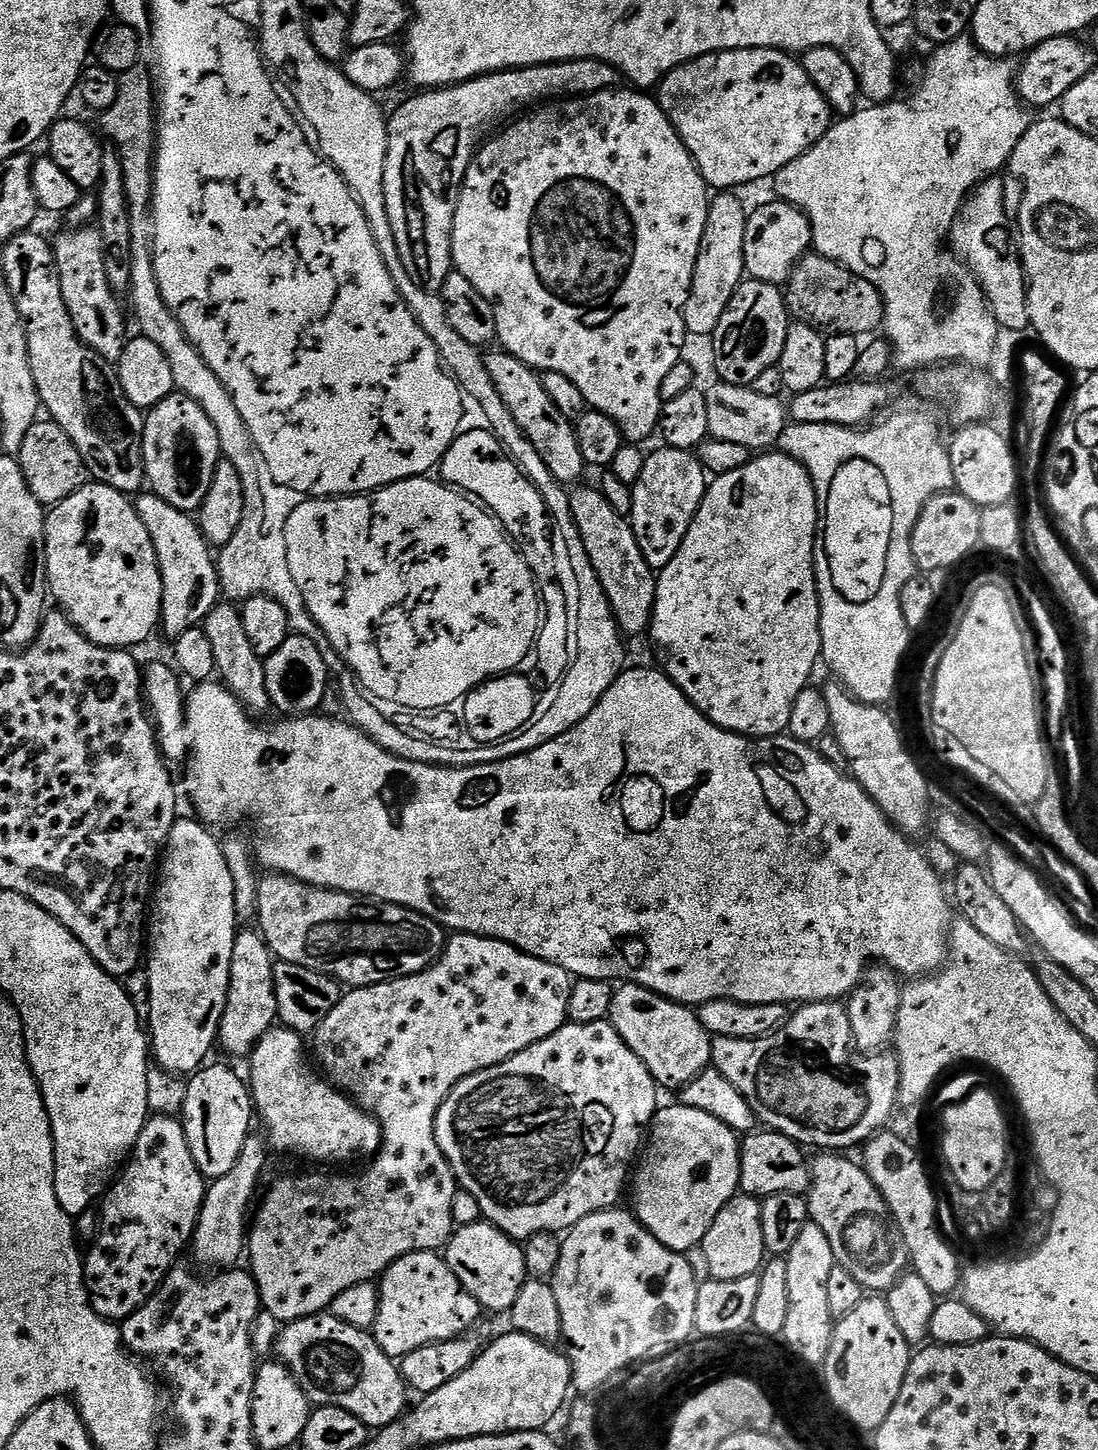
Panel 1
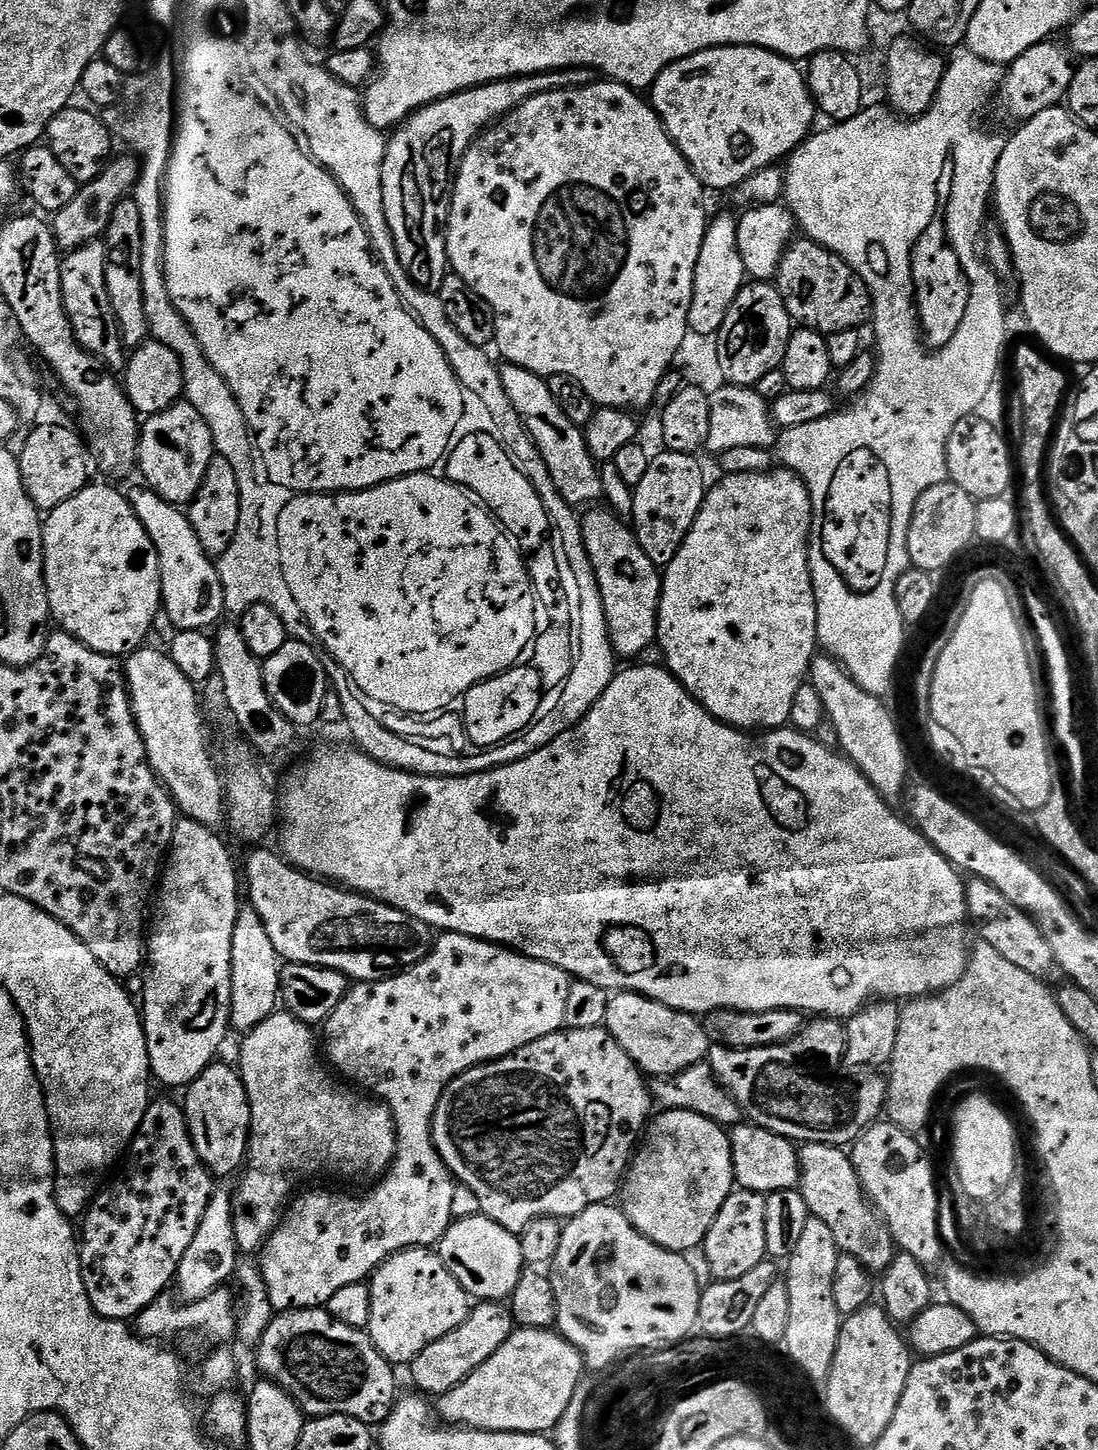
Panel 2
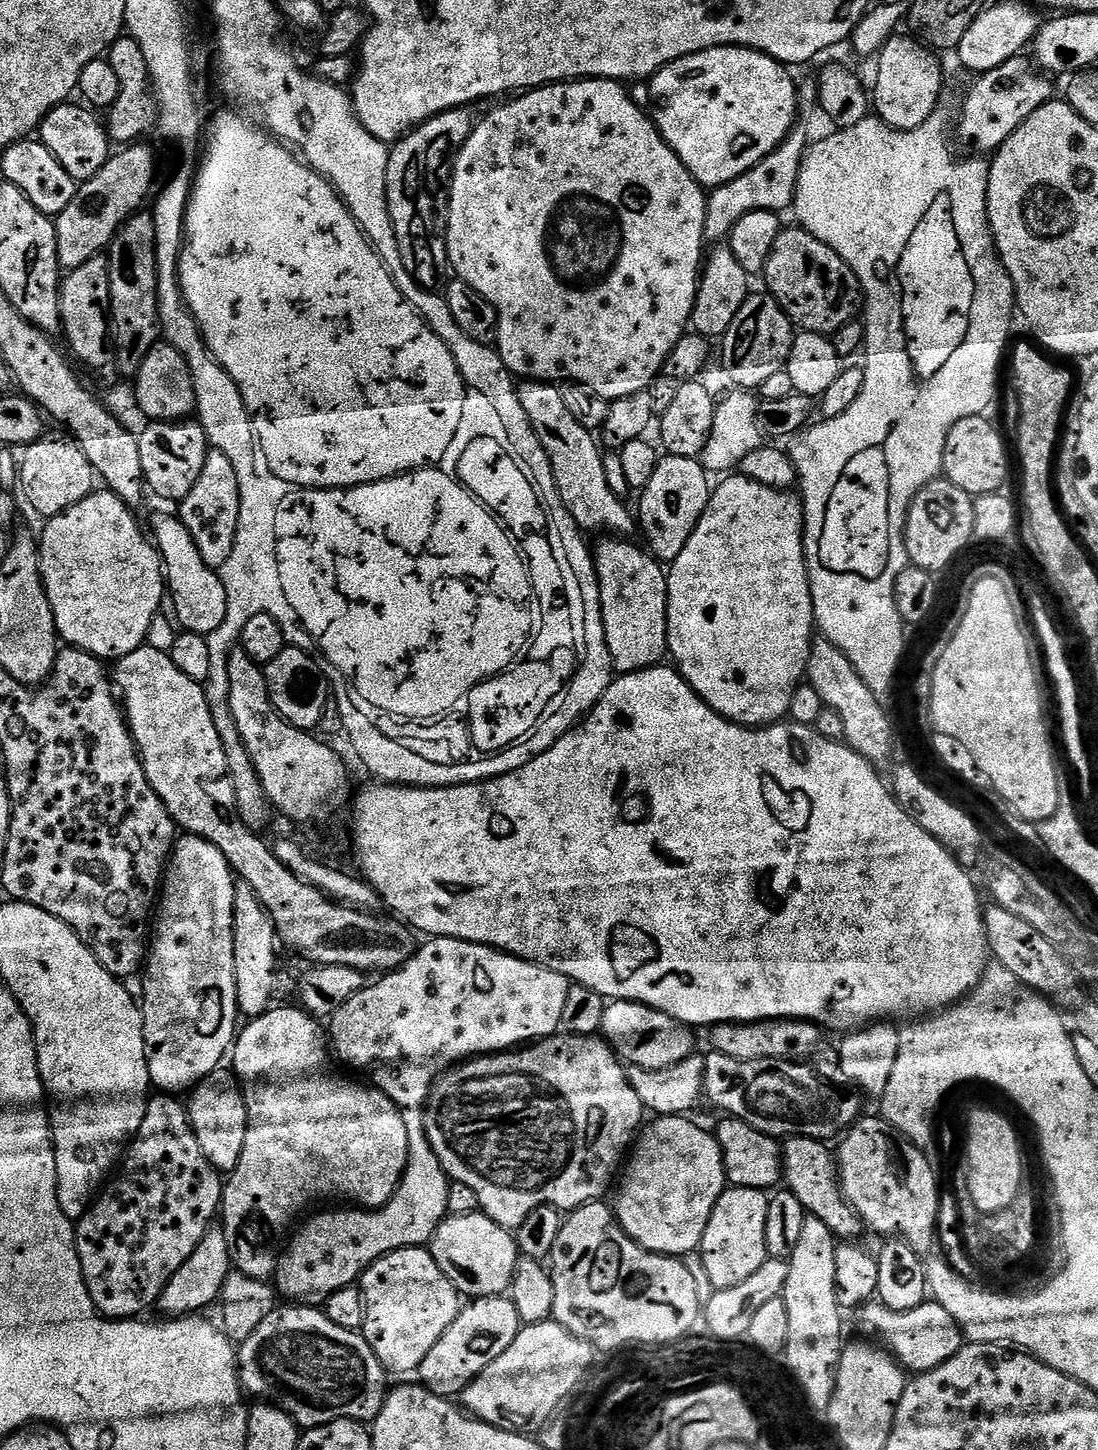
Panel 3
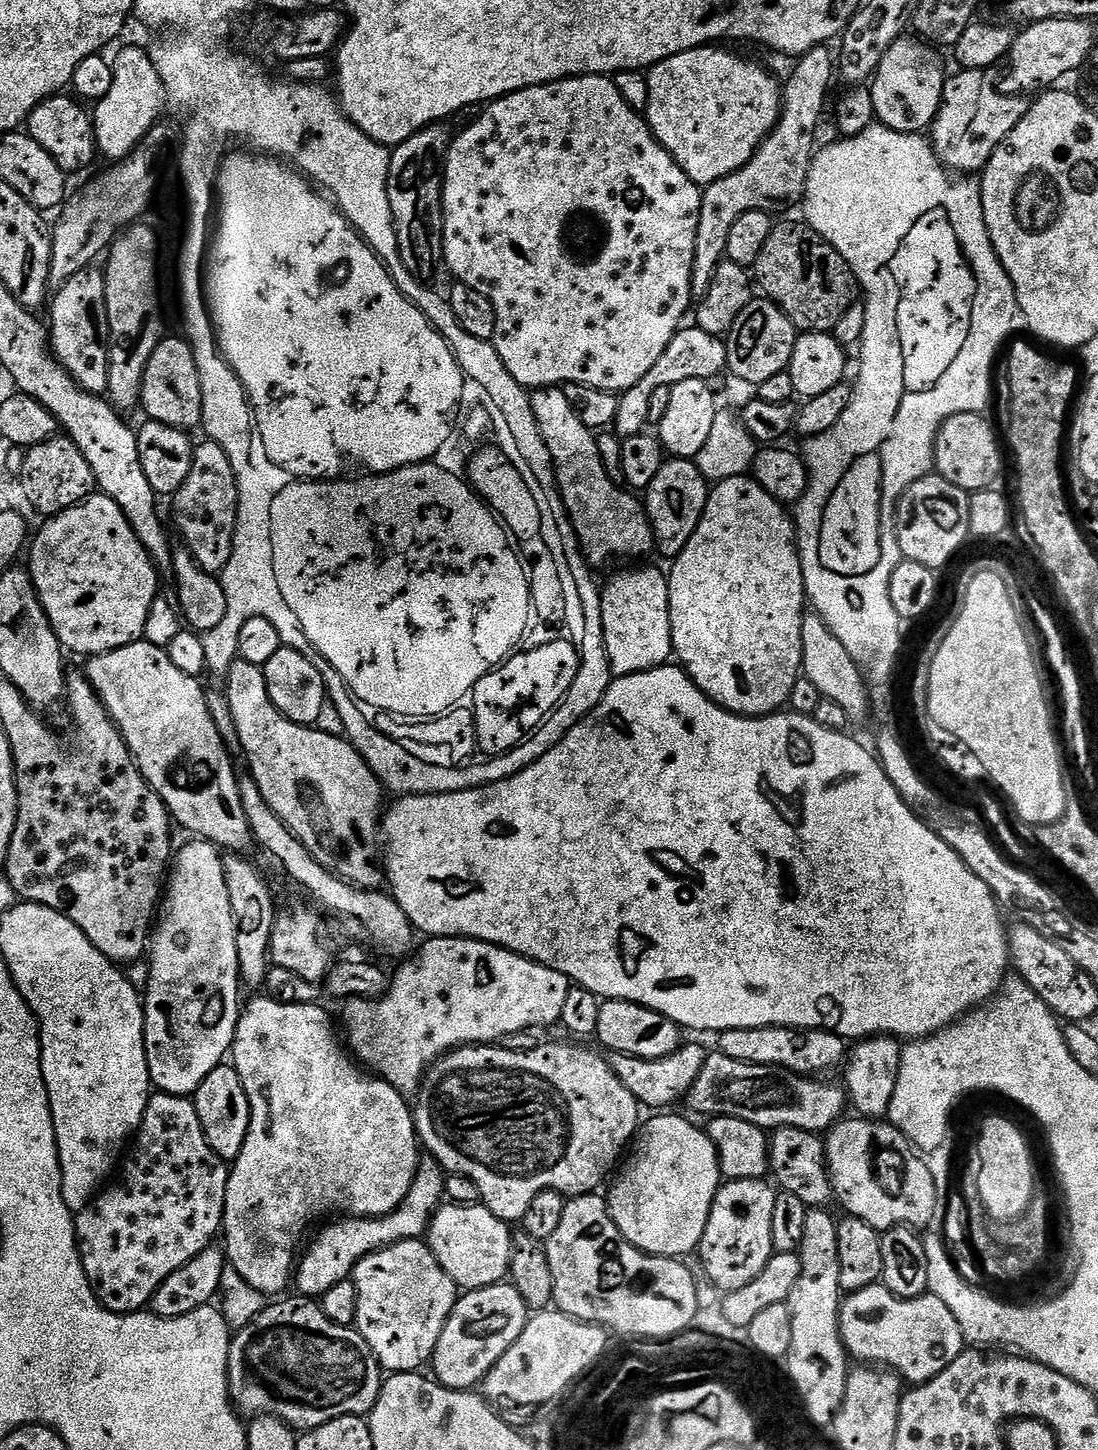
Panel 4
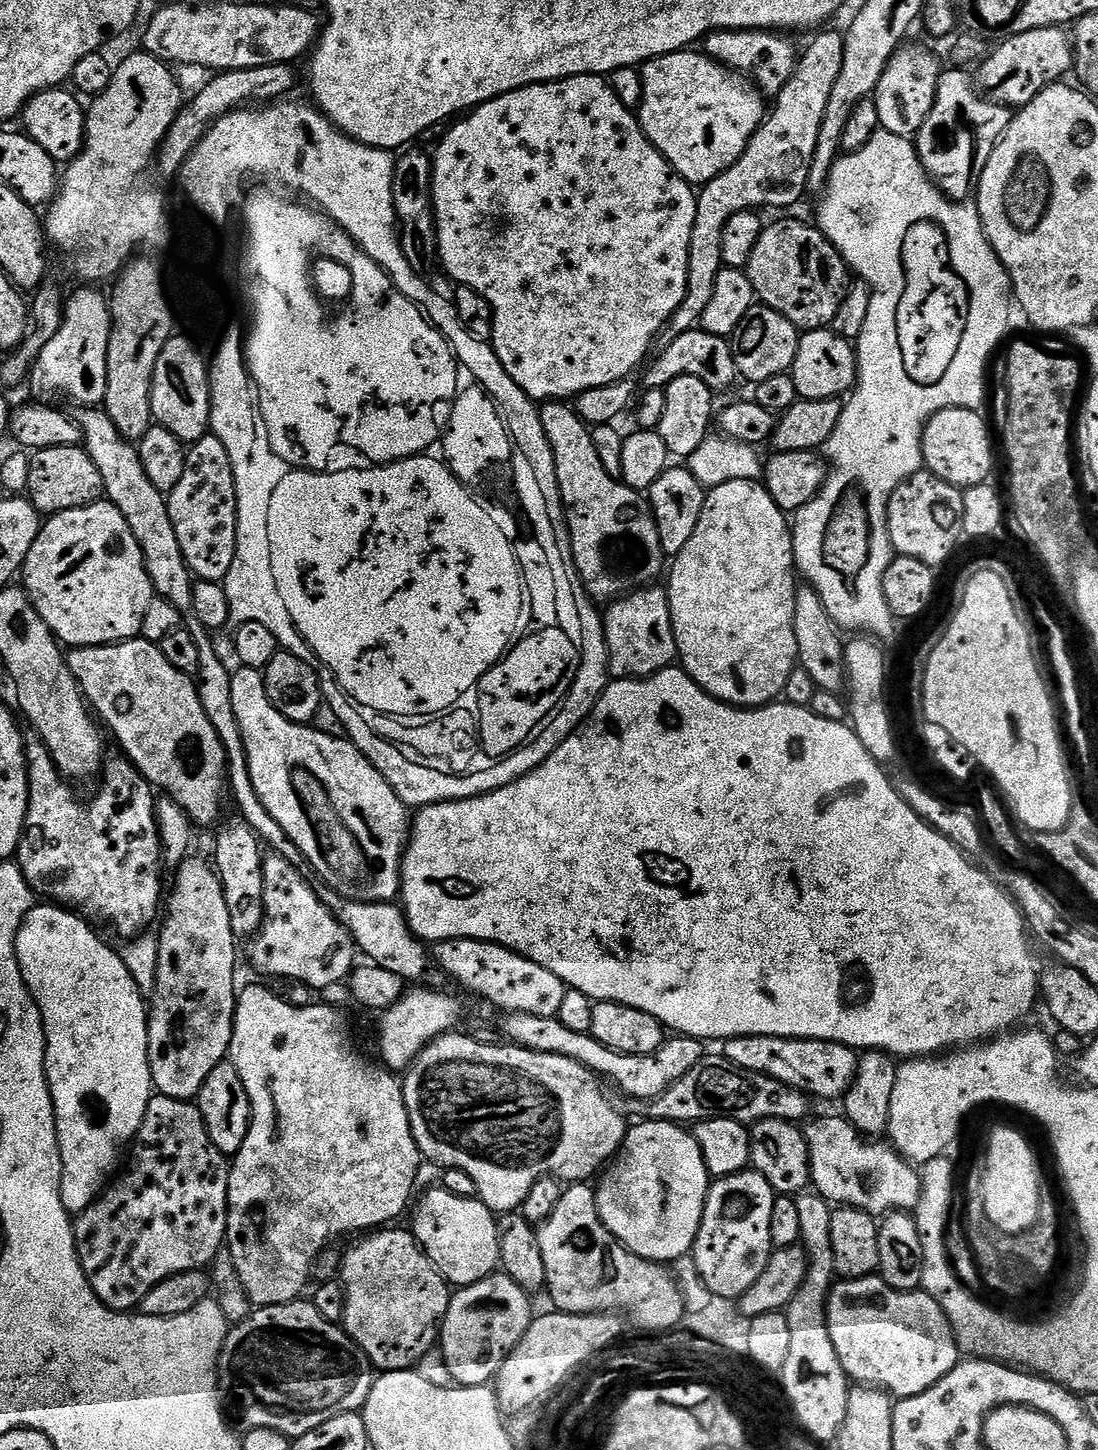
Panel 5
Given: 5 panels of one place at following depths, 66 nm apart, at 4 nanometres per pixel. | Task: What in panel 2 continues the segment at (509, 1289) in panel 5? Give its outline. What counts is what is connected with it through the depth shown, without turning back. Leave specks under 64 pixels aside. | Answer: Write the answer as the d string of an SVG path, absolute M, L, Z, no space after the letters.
M477 1303L471 1309L466 1322L462 1322L462 1326L430 1342L426 1350L422 1350L412 1359L410 1371L412 1371L413 1382L421 1388L417 1389L425 1397L445 1396L447 1392L454 1390L454 1386L464 1381L471 1372L478 1370L478 1366L482 1366L482 1362L486 1362L486 1358L490 1358L490 1354L494 1354L494 1350L498 1350L502 1342L506 1342L506 1338L512 1331L514 1331L512 1313L503 1303Z

